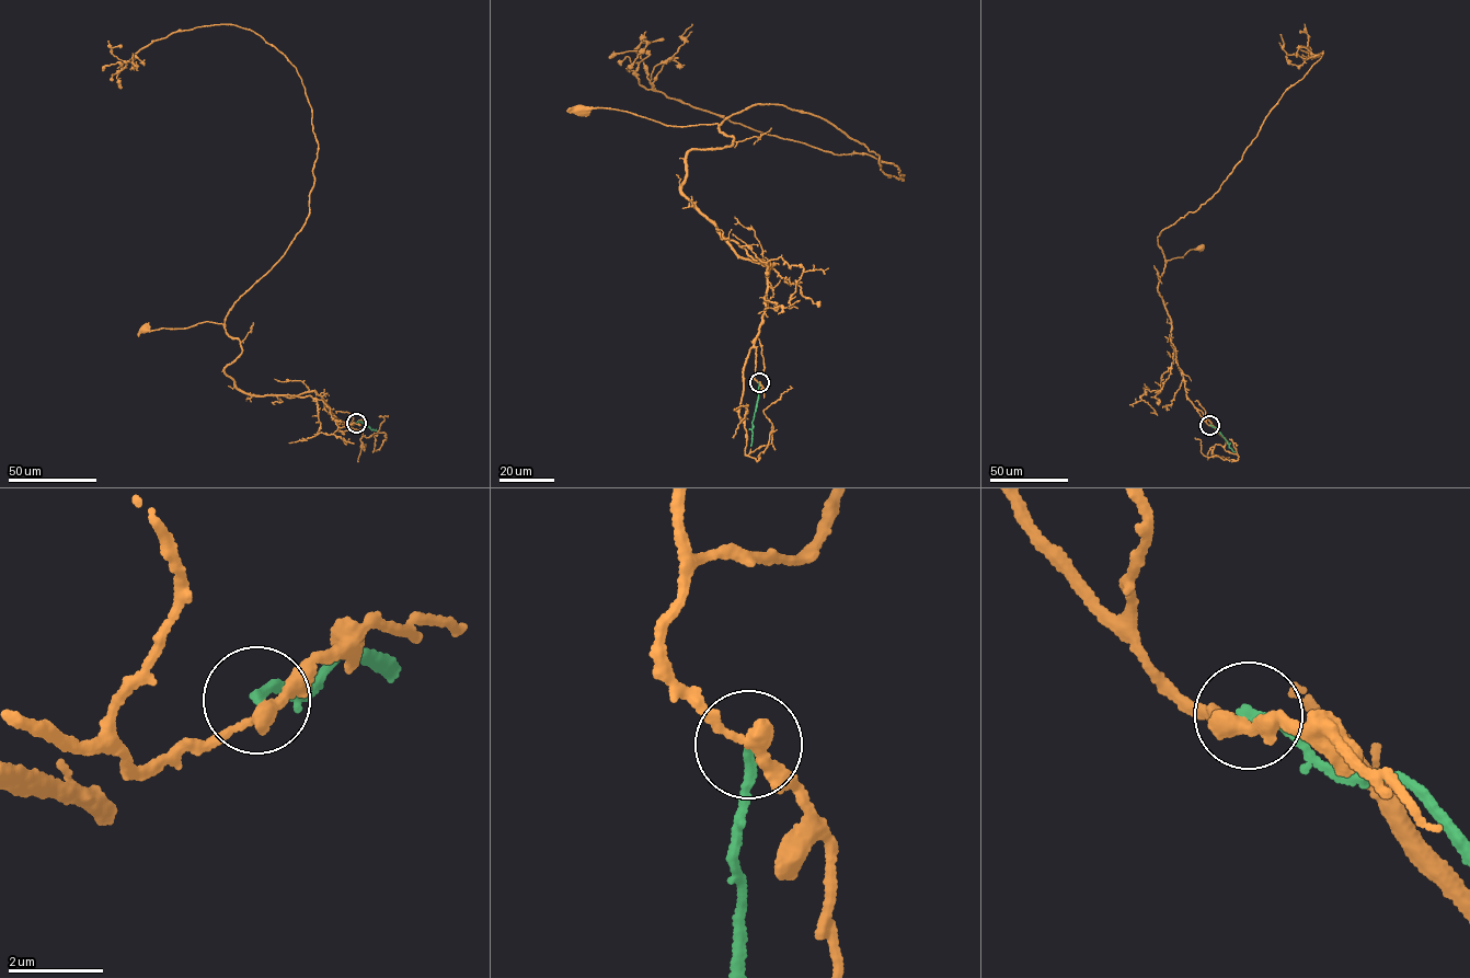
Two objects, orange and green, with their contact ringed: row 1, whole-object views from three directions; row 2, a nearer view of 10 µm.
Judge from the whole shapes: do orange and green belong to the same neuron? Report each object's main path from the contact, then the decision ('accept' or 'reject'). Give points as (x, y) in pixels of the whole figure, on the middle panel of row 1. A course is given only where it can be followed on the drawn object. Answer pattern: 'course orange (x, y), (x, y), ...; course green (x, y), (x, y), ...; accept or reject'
course orange (759, 383), (754, 344), (768, 268), (738, 255), (681, 191), (688, 152), (734, 139), (714, 123), (578, 108); course green (759, 383), (750, 446); reject

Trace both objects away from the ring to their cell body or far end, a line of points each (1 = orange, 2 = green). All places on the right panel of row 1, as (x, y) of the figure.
1: (1209, 425), (1187, 398), (1171, 341), (1170, 318), (1157, 289), (1167, 261), (1199, 248)
2: (1210, 425), (1236, 451)

